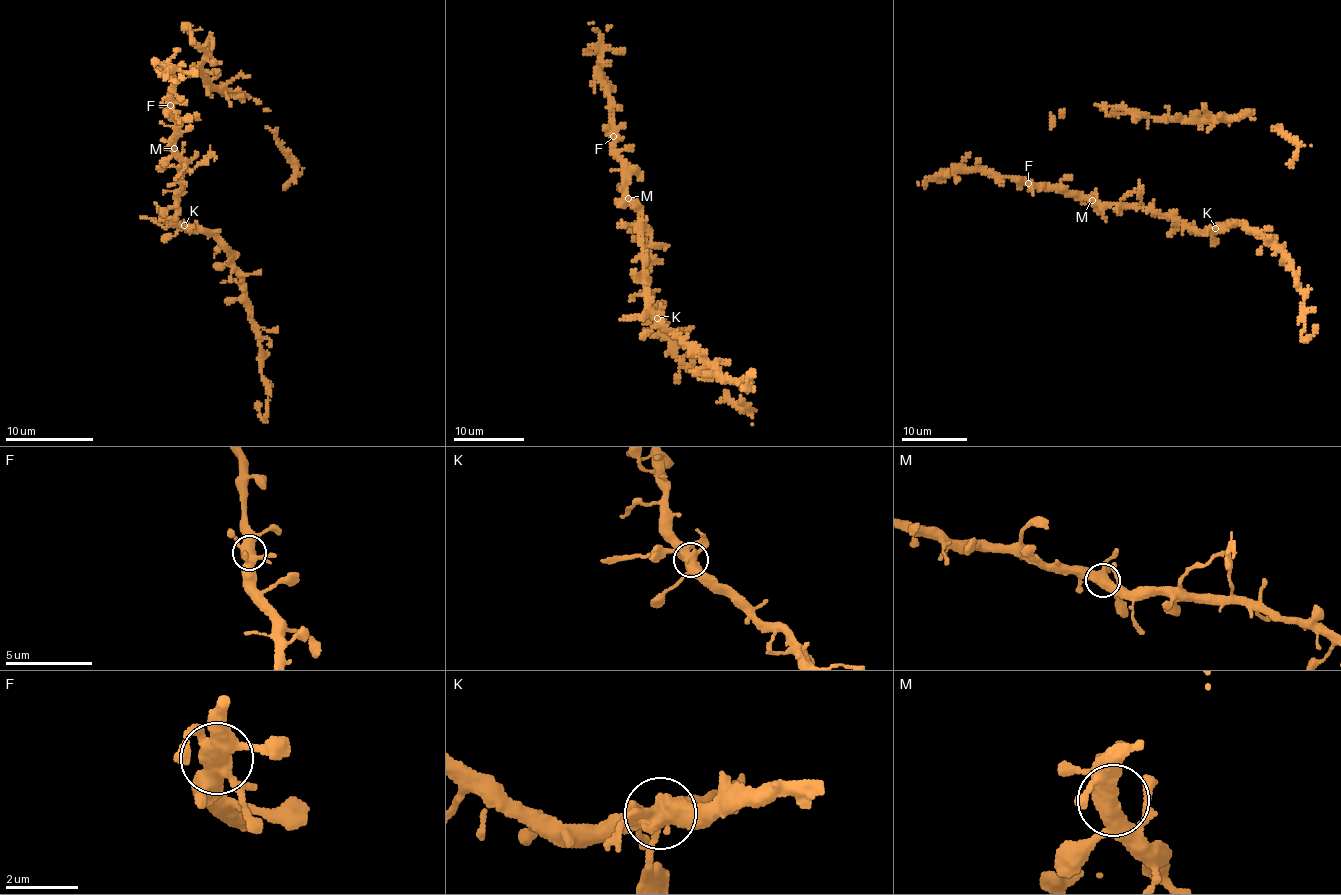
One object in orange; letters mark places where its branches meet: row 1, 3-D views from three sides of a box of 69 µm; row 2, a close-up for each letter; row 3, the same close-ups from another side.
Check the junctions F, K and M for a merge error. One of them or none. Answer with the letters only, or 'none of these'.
none of these

